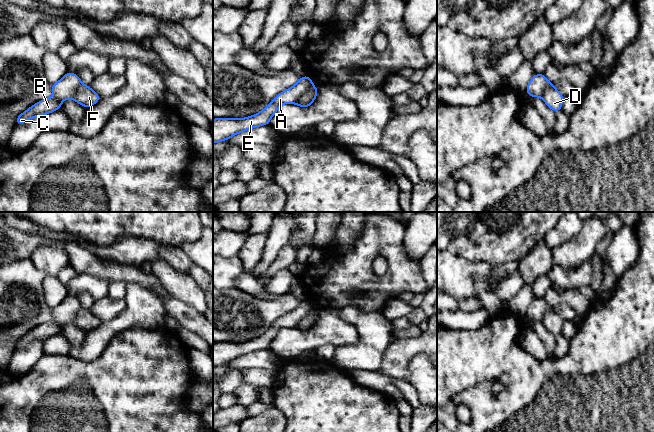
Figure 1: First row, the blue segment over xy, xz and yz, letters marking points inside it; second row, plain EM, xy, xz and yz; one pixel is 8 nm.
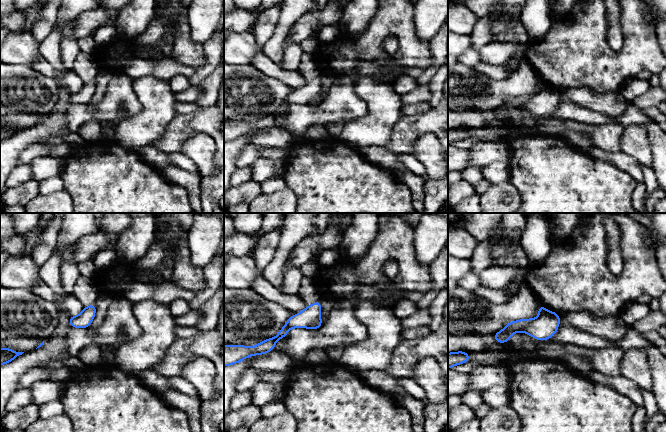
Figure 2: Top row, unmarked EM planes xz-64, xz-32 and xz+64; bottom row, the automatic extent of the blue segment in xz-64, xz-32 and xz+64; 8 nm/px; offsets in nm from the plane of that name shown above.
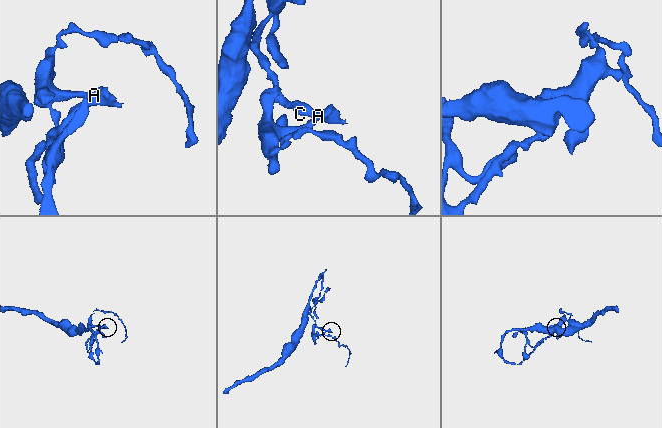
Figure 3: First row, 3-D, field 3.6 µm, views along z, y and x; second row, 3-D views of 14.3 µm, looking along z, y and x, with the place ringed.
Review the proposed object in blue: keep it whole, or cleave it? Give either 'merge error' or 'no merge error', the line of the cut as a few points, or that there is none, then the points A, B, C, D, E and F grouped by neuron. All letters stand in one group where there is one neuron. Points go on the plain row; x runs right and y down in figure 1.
merge error; cut xz (312, 308), (296, 327); groups A E / B C D F

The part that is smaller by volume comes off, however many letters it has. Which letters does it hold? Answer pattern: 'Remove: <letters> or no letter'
Remove: A, E

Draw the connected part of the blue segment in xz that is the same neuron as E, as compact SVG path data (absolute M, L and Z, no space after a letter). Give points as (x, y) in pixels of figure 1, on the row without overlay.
M309 299L300 301L298 306L289 313L279 317L271 327L259 337L242 342L215 342L213 344L213 367L222 366L238 357L254 351L269 349L279 330L285 327L295 328L313 309Z

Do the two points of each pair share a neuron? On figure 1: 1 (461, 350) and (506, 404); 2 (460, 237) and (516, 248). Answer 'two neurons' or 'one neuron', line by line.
1: one neuron
2: one neuron

